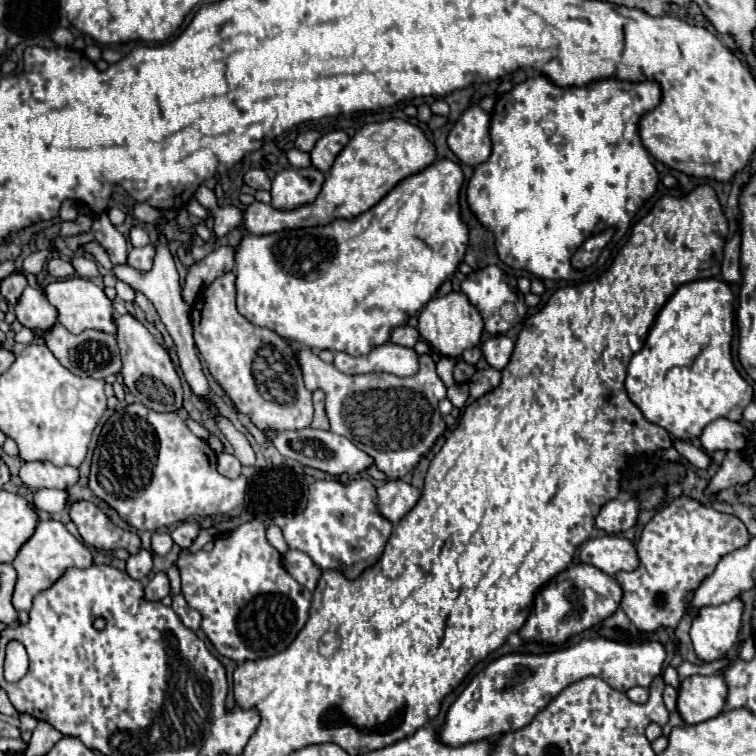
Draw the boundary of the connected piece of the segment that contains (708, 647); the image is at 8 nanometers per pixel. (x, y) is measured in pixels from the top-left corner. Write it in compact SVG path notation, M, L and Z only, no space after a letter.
M737 596L719 606L705 606L693 618L691 640L697 656L703 662L723 658L737 642L741 630L743 600Z

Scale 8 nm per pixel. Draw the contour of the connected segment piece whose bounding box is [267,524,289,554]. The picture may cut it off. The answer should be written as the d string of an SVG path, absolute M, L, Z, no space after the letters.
M275 524L267 526L267 540L269 540L269 544L271 544L273 548L277 548L281 554L289 550L289 548L287 548L287 544L285 544L285 540L283 540L281 530L279 530Z

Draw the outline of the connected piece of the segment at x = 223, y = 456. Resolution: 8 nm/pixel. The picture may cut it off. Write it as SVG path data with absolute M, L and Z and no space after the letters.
M221 452L219 454L219 462L217 462L217 468L223 476L227 478L237 478L241 474L241 462L233 456L233 454L227 454L227 452Z

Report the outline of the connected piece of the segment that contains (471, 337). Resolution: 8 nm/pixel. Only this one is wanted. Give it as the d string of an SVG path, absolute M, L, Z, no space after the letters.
M451 292L443 298L431 300L419 314L419 334L423 340L427 340L435 352L449 358L459 358L463 350L475 348L481 344L483 334L483 318L481 314L469 304L467 296L461 292Z

